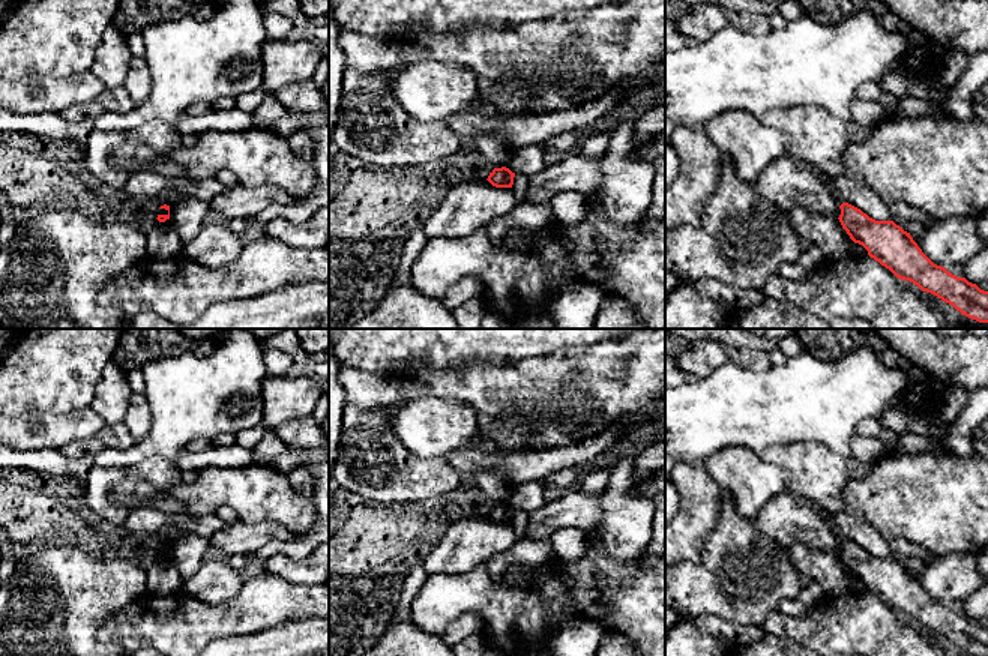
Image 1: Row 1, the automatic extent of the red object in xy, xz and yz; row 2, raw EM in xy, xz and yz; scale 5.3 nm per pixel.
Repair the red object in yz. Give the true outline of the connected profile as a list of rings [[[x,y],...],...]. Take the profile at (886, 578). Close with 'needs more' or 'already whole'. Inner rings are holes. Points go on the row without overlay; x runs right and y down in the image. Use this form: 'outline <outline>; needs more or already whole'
outline [[[842,539],[839,558],[854,579],[862,581],[871,594],[889,605],[901,617],[910,617],[922,627],[931,629],[971,656],[988,656],[988,627],[965,614],[958,614],[944,603],[934,600],[917,582],[910,569],[893,557],[875,557],[860,545]]]; already whole

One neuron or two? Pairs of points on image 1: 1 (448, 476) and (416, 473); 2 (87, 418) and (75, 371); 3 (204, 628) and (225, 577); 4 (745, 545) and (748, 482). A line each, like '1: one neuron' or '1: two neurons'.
1: one neuron
2: two neurons
3: two neurons
4: two neurons

